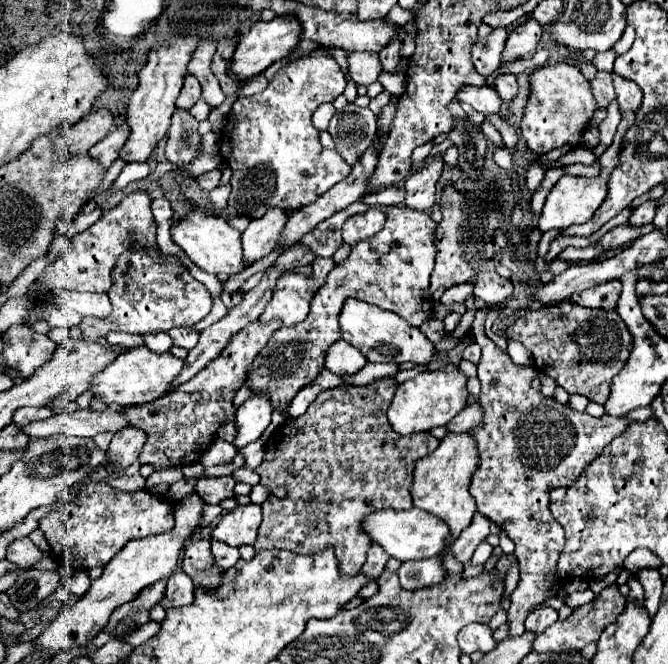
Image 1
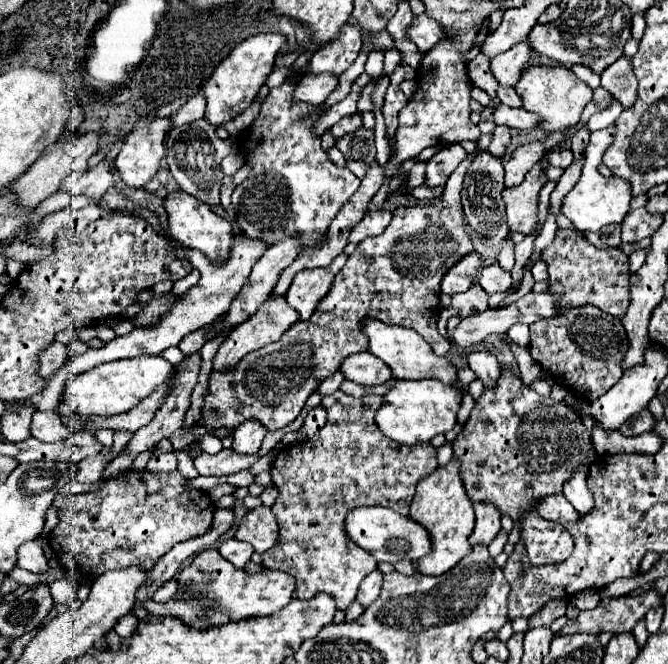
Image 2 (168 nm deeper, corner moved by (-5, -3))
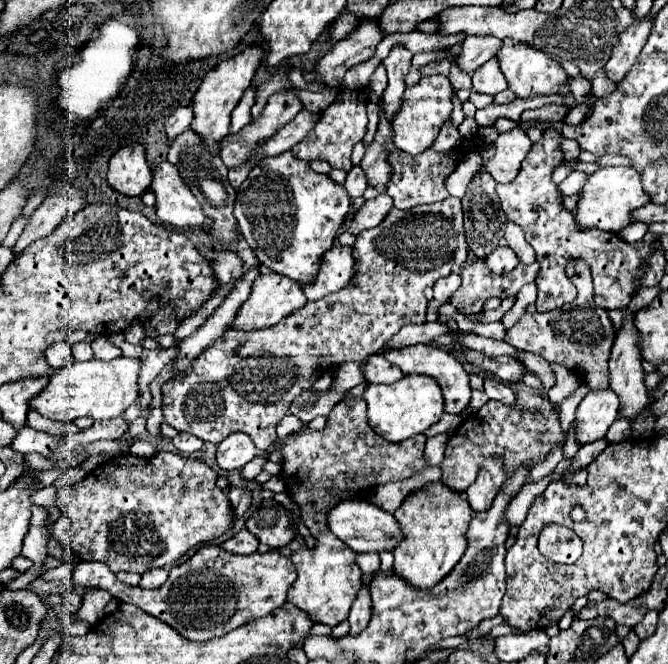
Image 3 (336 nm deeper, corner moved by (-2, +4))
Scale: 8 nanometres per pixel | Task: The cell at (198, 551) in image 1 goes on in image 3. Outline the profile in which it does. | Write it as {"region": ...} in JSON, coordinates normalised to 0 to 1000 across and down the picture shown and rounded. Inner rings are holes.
{"region":[[[314,819],[302,822],[278,846],[260,852],[254,858],[254,870],[237,889],[213,889],[210,883],[177,877],[177,870],[153,846],[117,846],[108,867],[123,886],[153,886],[180,907],[201,910],[254,940],[281,964],[308,967],[419,916],[428,907],[428,892],[443,873],[443,855],[413,828],[398,834],[383,831],[374,837],[353,837]]]}

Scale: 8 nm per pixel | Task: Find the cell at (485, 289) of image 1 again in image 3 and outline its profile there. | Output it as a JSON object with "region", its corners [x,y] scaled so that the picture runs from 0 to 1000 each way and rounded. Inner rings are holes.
{"region":[[[760,370],[743,373],[734,386],[725,389],[725,395],[728,395],[728,401],[734,404],[734,410],[737,410],[737,413],[746,413],[746,416],[769,407],[769,404],[778,398],[775,389],[772,389],[772,383],[769,383]]]}

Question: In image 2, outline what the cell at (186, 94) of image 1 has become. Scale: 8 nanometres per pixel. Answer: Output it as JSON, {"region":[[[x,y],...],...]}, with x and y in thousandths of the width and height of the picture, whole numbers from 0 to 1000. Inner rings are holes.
{"region":[[[295,140],[256,176],[256,185],[259,185],[259,191],[274,191],[277,185],[289,185],[289,182],[301,179],[304,170],[307,170],[307,146],[304,146],[304,140]]]}

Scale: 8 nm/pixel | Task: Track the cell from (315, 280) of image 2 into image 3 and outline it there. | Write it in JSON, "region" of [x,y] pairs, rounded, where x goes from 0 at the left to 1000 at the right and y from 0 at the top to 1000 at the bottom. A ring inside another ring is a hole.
{"region":[[[500,367],[488,386],[482,386],[482,398],[476,407],[476,416],[467,428],[452,428],[452,440],[461,452],[485,449],[497,440],[506,440],[524,419],[530,416],[530,389],[527,373]]]}

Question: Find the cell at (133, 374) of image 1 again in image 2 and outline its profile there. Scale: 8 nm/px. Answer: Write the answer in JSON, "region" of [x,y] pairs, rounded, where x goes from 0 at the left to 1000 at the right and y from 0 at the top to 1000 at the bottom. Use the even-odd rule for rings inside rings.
{"region":[[[208,535],[202,541],[178,541],[166,547],[154,547],[139,559],[127,559],[112,565],[97,580],[97,595],[91,598],[91,613],[82,622],[97,628],[121,628],[133,631],[136,625],[145,628],[169,628],[178,622],[193,619],[208,604],[214,604],[235,580],[253,571],[259,562],[259,550],[247,544],[241,535]]]}

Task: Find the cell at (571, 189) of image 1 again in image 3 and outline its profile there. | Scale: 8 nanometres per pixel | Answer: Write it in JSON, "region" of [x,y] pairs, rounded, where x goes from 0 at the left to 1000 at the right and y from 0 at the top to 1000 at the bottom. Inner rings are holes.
{"region":[[[898,253],[877,268],[871,280],[868,301],[862,307],[859,328],[868,343],[895,343],[907,349],[928,349],[937,337],[943,337],[943,316],[970,307],[973,298],[961,286],[958,262],[946,253]]]}

